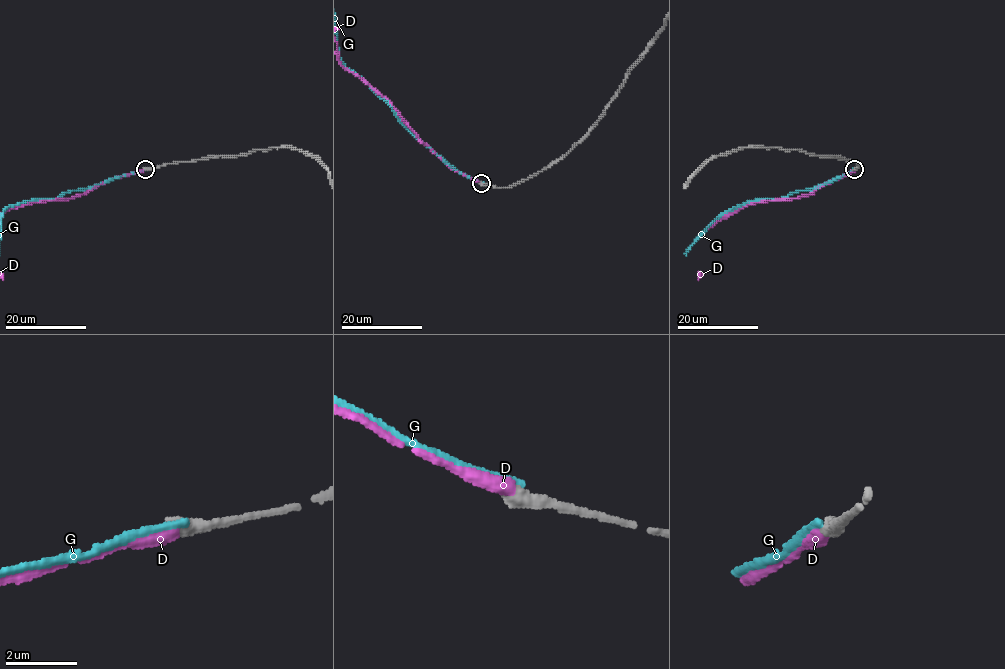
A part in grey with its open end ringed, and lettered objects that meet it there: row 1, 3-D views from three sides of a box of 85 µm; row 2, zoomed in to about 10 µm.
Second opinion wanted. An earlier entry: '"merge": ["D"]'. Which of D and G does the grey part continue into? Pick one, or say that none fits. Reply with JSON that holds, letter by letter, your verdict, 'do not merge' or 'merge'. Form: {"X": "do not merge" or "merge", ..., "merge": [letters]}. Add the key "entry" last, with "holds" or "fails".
{"D": "merge", "G": "do not merge", "merge": ["D"], "entry": "holds"}

